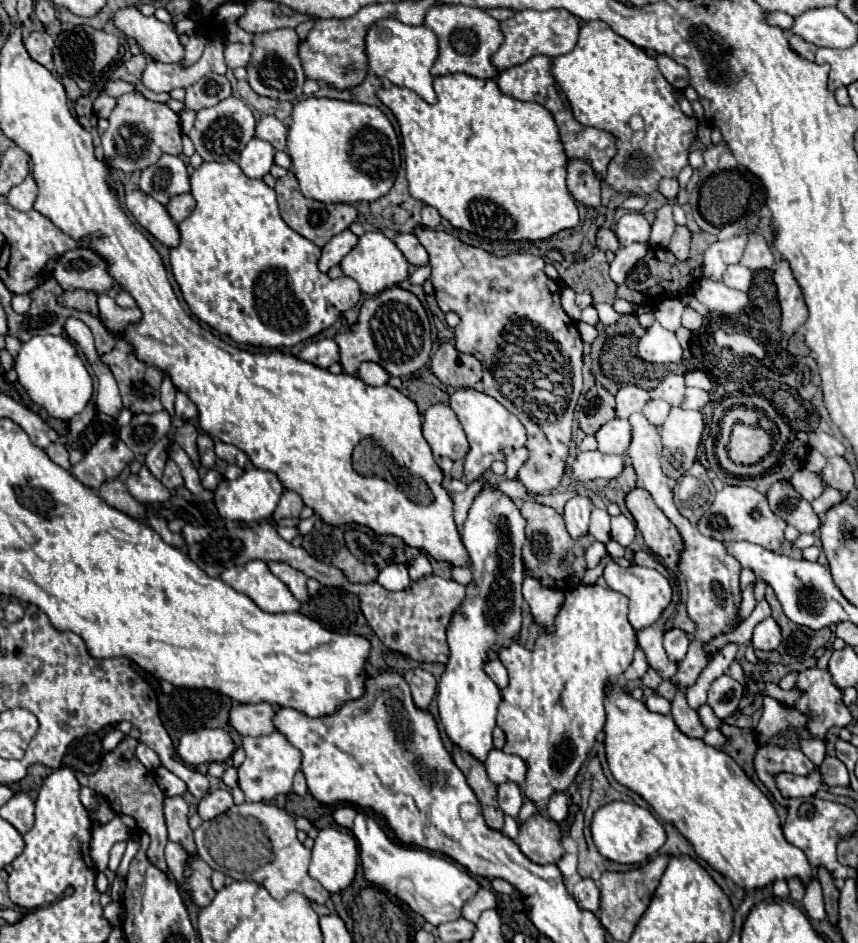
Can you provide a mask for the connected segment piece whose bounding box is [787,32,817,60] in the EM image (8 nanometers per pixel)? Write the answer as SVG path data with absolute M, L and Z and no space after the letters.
M787 34L787 38L789 38L789 44L791 44L791 48L799 54L799 56L803 56L803 58L807 58L807 60L815 60L815 52L817 52L817 46L815 44L809 44L809 42L805 42L801 36L797 36L797 34Z

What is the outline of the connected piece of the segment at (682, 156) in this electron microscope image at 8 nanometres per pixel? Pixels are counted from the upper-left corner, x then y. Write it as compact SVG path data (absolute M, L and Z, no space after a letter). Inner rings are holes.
M593 20L581 26L579 42L577 46L563 56L557 56L553 60L553 78L557 80L559 88L567 96L573 116L583 126L601 128L615 136L617 154L611 158L605 174L605 184L611 186L617 192L627 194L651 194L659 188L661 178L677 178L683 166L687 166L687 150L695 136L697 120L687 118L677 100L677 90L663 78L663 74L657 68L657 62L653 56L649 56L645 50L633 46L629 40L615 34L605 22ZM633 114L639 114L645 120L643 130L635 132L629 126L629 120Z

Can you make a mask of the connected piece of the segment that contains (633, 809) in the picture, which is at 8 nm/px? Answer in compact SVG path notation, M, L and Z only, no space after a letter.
M611 802L601 806L593 816L591 834L597 850L605 858L619 864L641 864L665 844L665 830L657 818L649 810L627 802Z

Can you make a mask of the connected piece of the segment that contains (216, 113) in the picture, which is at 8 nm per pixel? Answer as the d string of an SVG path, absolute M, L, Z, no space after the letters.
M229 96L229 100L223 100L213 108L199 110L195 118L195 126L189 132L189 138L193 140L197 154L205 162L229 162L229 160L237 162L243 148L253 136L255 136L255 116L251 108L235 96Z

